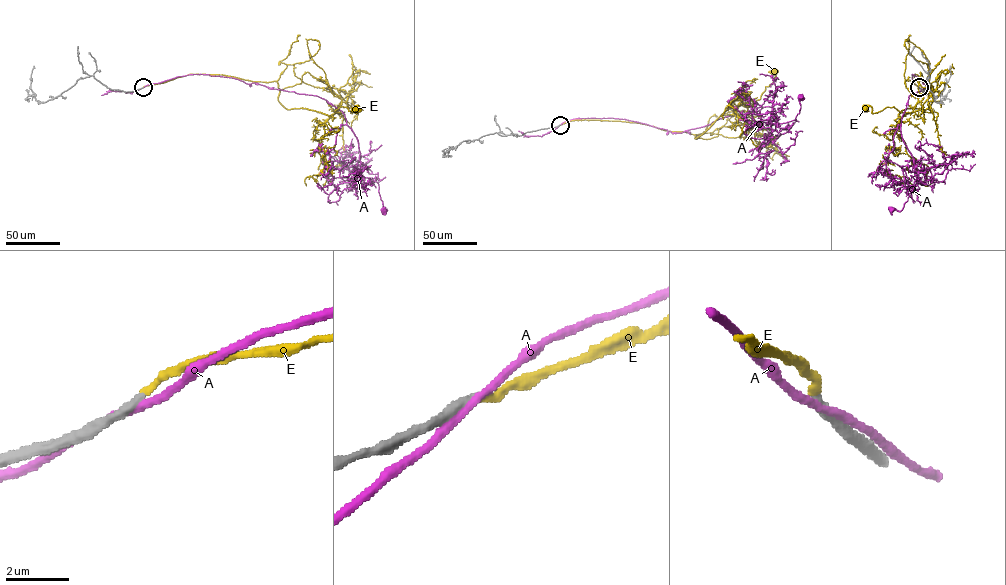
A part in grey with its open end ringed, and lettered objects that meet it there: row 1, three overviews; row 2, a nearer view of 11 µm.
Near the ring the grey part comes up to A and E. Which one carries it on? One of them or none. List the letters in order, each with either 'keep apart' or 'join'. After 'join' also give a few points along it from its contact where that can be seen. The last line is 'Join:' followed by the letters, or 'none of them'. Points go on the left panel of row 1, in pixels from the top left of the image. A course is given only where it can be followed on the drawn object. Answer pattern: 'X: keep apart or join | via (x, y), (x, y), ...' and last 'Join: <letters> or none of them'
A: keep apart
E: join | via (143, 87), (189, 74), (222, 74), (276, 81), (287, 109), (330, 117), (340, 107), (357, 108)
Join: E

